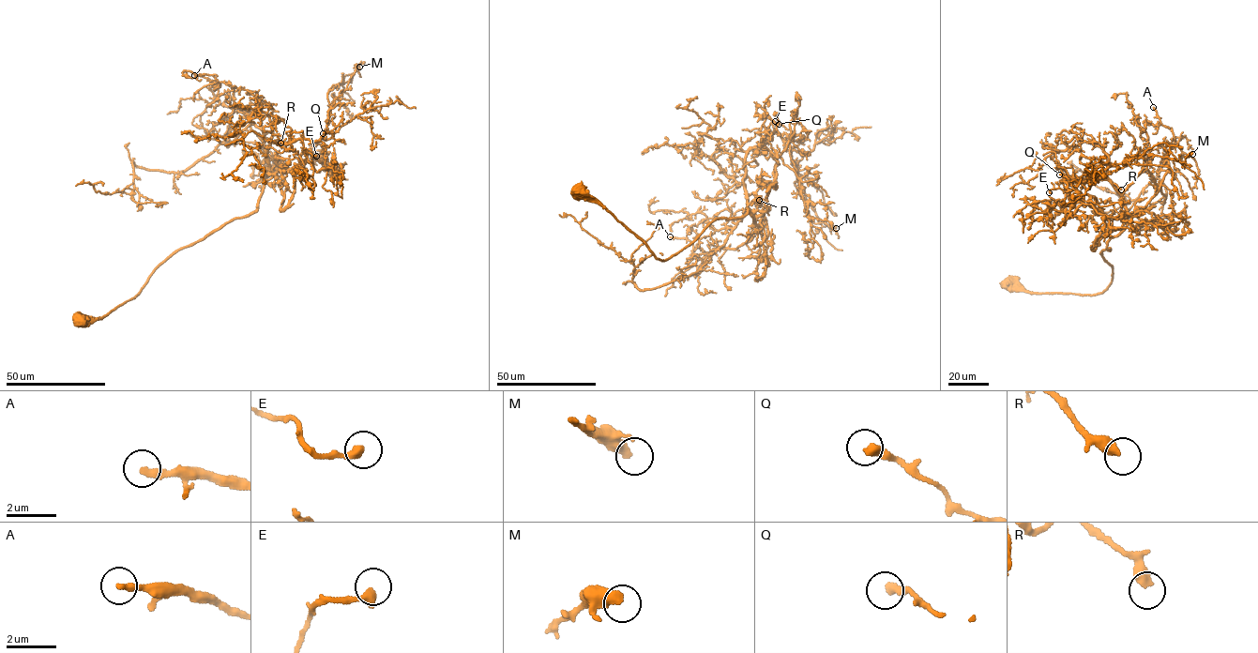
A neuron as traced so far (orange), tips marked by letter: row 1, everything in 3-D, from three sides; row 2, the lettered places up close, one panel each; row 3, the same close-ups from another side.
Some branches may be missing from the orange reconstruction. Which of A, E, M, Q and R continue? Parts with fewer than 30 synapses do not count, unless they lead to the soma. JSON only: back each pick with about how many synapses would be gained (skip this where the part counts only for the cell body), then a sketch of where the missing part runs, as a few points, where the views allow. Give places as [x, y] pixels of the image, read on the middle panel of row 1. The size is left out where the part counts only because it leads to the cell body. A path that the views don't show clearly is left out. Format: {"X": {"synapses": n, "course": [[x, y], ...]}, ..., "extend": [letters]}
{"A": {"synapses": 70, "course": [[670, 236], [647, 222], [628, 218], [606, 195], [594, 194]]}, "R": {"synapses": 100, "course": [[759, 200], [766, 193], [769, 181], [766, 174], [775, 172], [768, 176], [764, 172], [756, 182], [748, 185]]}, "extend": ["A", "R"]}

